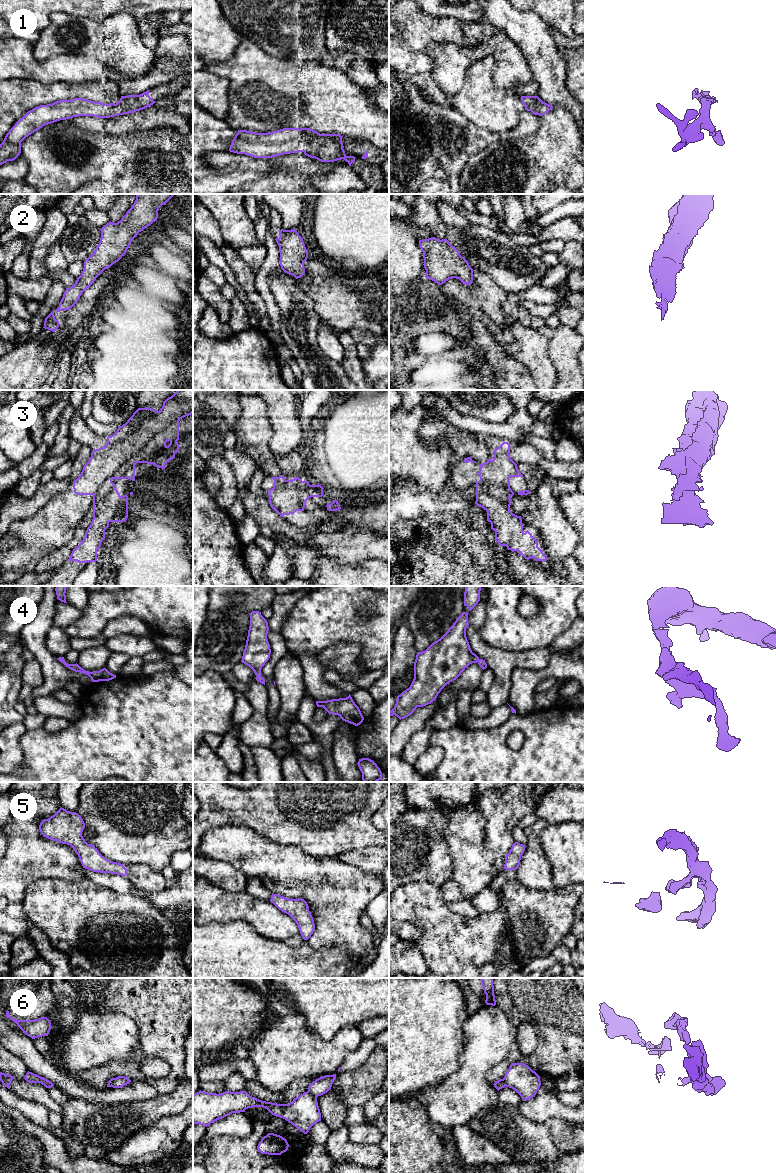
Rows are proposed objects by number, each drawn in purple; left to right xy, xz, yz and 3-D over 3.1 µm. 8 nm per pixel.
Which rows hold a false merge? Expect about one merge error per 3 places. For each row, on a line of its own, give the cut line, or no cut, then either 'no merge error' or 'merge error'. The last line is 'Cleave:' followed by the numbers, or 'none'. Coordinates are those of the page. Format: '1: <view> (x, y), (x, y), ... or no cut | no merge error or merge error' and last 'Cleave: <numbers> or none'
1: no cut | no merge error
2: no cut | no merge error
3: xy (127, 477), (118, 472), (107, 476), (92, 494) | merge error
4: no cut | no merge error
5: no cut | no merge error
6: xz (307, 1091), (316, 1097) | merge error
Cleave: 3, 6

